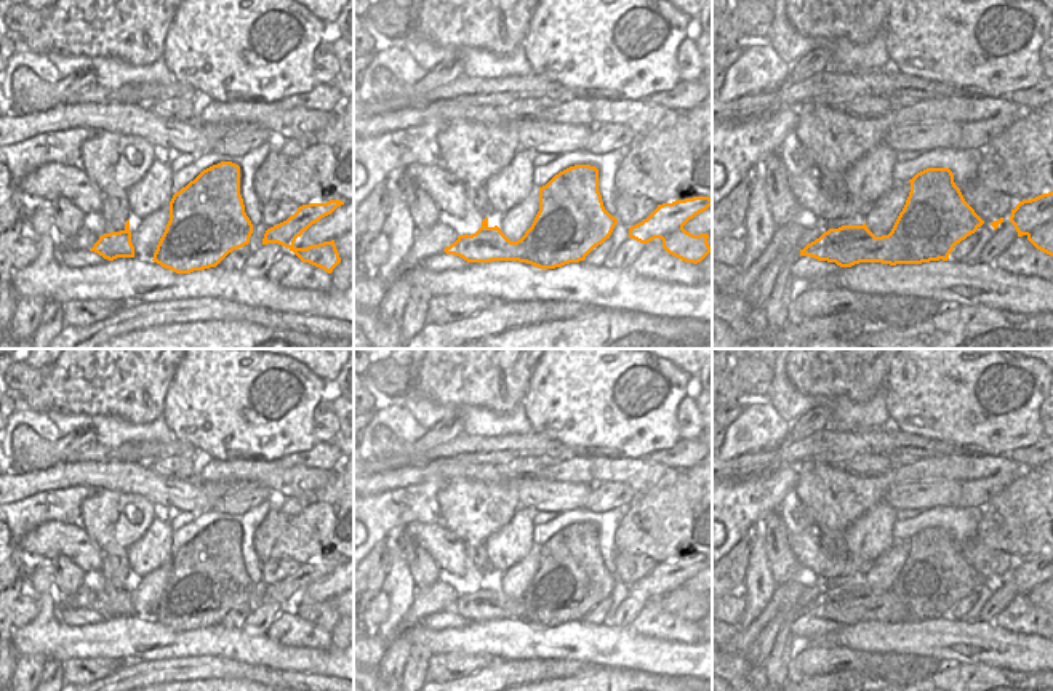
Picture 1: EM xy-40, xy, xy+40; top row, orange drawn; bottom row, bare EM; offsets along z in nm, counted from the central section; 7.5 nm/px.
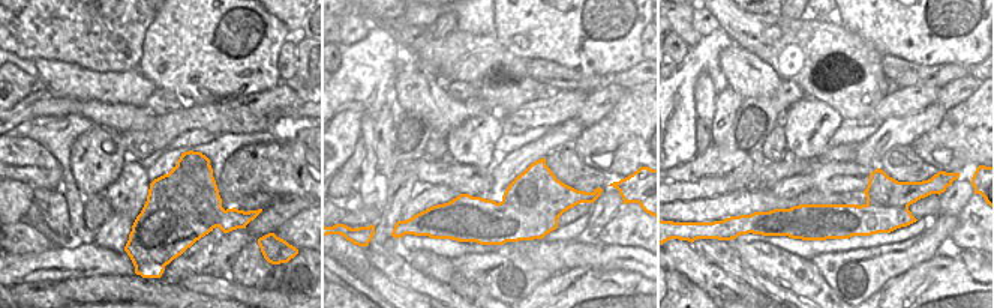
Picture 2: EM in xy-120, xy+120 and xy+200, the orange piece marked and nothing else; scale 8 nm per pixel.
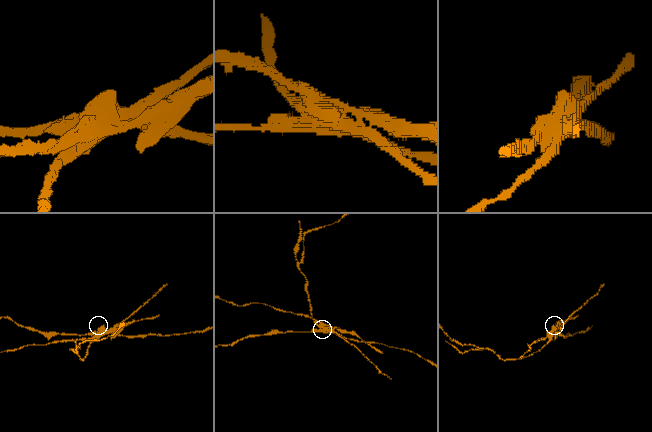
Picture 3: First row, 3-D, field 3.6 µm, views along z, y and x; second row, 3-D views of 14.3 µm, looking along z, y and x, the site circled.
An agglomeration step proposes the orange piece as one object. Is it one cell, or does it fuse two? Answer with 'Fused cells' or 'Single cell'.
Fused cells.

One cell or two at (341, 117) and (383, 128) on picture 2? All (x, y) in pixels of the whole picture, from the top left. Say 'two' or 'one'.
two

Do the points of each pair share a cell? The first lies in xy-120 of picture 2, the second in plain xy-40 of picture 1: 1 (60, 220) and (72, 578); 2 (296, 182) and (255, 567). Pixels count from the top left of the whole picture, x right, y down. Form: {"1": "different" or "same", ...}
{"1": "same", "2": "different"}

